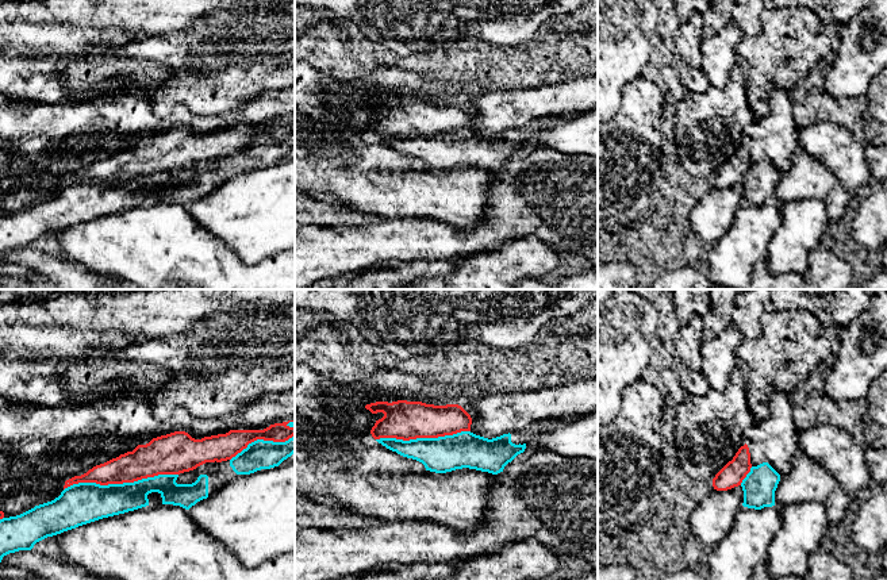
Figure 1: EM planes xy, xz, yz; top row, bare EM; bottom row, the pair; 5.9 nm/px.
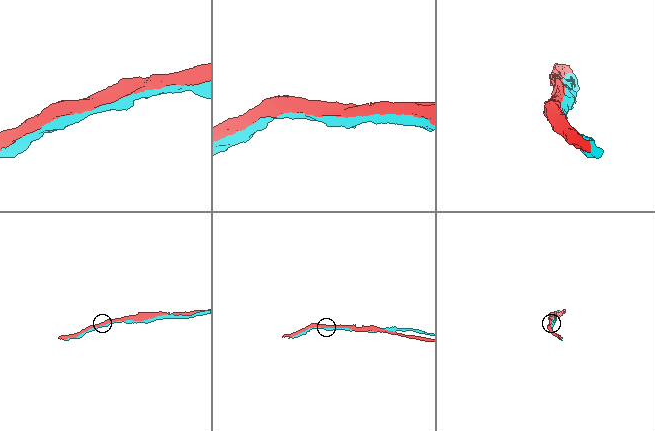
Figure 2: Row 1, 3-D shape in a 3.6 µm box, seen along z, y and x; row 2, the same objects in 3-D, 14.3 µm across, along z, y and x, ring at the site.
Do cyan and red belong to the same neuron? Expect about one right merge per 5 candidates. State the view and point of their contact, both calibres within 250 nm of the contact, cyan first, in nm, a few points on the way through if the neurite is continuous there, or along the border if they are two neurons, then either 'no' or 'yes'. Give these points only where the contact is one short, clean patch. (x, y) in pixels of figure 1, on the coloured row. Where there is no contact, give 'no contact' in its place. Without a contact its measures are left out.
meets cyan in xy at (121, 484); 240 nm thick on the cyan side, 200 nm on the other; no

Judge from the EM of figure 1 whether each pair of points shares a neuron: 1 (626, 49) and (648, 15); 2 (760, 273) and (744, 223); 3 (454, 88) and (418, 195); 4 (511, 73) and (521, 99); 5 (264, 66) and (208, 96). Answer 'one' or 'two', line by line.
1: one
2: two
3: two
4: two
5: one

